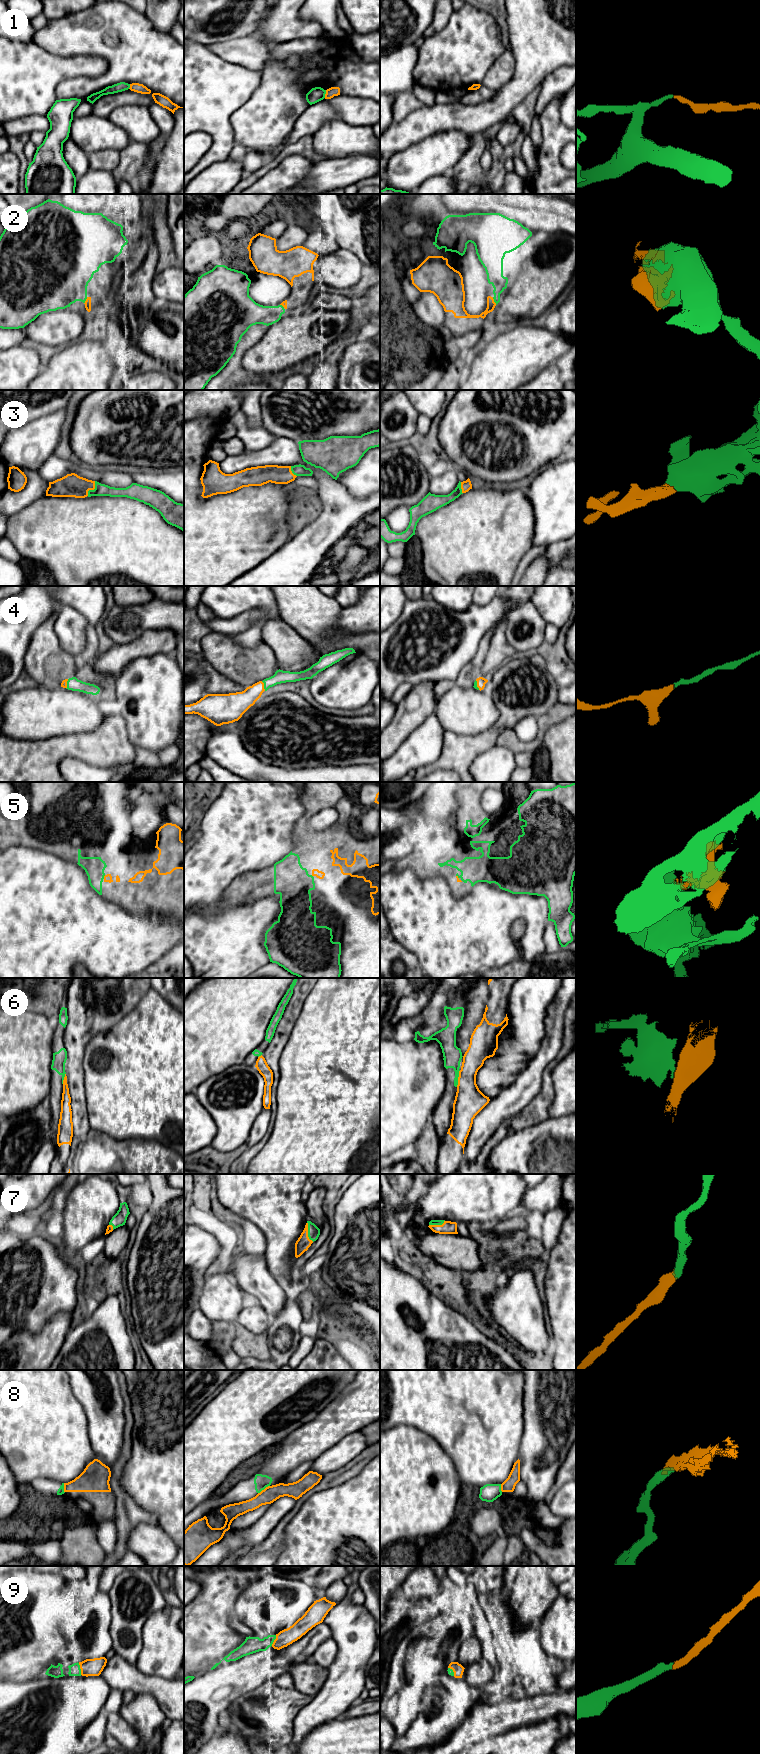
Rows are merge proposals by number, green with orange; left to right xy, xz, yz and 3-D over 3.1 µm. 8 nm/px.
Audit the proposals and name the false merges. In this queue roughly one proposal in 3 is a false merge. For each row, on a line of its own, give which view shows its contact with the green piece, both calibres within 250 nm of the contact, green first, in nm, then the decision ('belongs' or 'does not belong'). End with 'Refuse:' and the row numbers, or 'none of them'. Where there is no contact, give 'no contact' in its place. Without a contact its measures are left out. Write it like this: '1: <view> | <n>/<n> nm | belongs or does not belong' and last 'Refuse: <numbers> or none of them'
1: xz | 120/80 nm | does not belong
2: yz | 140/70 nm | belongs
3: xy | 100/190 nm | belongs
4: xz | 110/180 nm | belongs
5: xy | 160/60 nm | belongs
6: yz | 150/240 nm | does not belong
7: xz | 100/110 nm | belongs
8: xz | 110/130 nm | does not belong
9: xy | 100/140 nm | belongs
Refuse: 1, 6, 8

